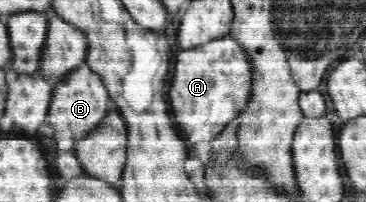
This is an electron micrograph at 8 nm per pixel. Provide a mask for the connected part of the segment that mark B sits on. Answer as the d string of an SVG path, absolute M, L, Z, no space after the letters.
M86 64L72 70L53 90L46 122L55 128L55 142L59 151L73 151L73 146L85 138L111 109L109 91L105 88L101 75L93 72Z

